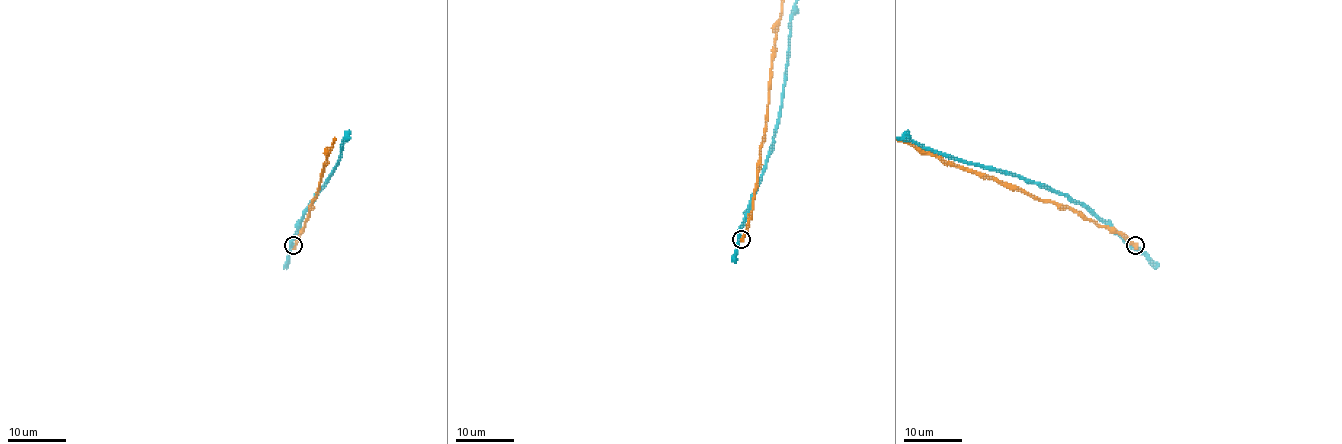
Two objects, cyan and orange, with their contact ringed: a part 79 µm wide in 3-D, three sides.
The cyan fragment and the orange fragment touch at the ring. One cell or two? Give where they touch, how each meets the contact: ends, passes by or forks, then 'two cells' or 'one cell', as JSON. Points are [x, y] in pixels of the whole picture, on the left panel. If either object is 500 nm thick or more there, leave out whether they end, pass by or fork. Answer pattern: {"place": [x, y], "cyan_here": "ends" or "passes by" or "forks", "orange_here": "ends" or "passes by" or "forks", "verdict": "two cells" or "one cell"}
{"place": [293, 245], "verdict": "two cells"}

